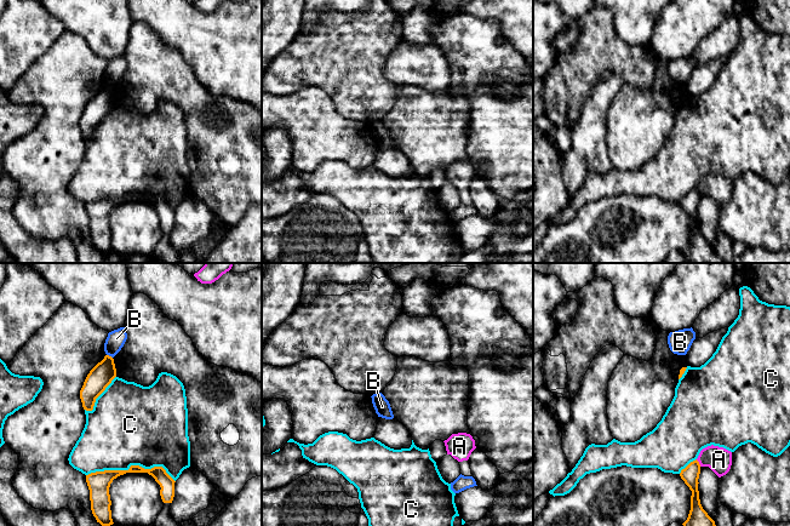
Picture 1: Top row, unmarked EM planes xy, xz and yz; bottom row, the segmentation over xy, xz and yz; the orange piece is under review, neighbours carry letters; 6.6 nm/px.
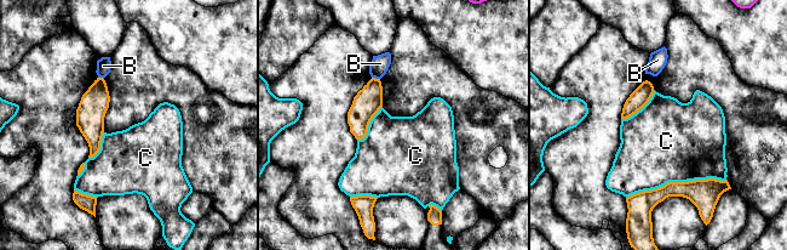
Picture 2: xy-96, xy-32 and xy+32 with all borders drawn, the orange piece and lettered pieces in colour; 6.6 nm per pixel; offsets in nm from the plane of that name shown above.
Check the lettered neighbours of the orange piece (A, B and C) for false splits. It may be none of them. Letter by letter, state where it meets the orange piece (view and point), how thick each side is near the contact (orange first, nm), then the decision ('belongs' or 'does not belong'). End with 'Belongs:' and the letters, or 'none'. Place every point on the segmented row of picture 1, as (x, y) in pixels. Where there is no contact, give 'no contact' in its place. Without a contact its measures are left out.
A: meets orange in yz at (698, 463); 110 nm thick on the orange side, 170 nm on the other; does not belong
B: meets orange in xy at (108, 355); 160 nm thick on the orange side, 120 nm on the other; does not belong
C: meets orange in xy at (131, 466); 150 nm thick on the orange side, 500 nm on the other; does not belong
Belongs: none

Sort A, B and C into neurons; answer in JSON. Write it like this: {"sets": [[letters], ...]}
{"sets": [["A"], ["B"], ["C"]]}

